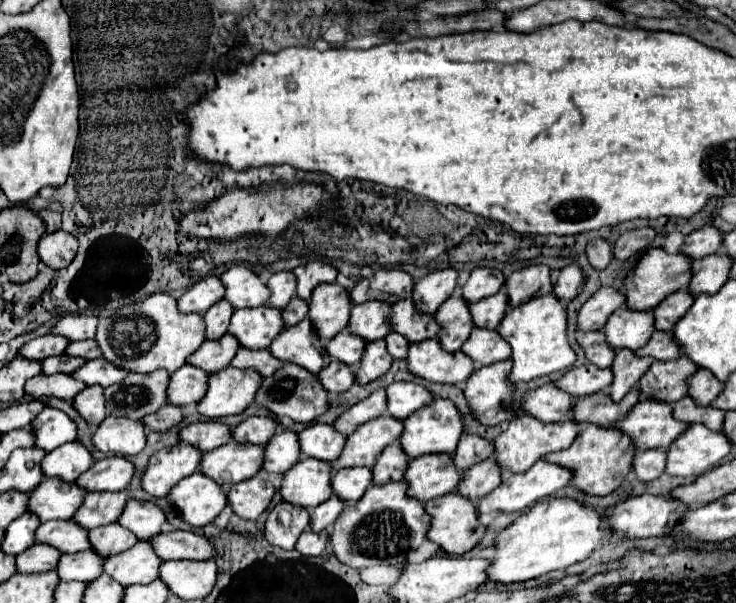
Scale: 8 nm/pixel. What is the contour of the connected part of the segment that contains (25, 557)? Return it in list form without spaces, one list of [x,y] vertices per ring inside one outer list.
[[[35,543],[33,547],[25,549],[23,553],[19,553],[15,557],[15,563],[17,563],[17,573],[23,573],[23,575],[39,575],[39,573],[45,573],[53,567],[57,567],[57,559],[61,557],[61,553],[49,545],[41,545],[41,543]]]

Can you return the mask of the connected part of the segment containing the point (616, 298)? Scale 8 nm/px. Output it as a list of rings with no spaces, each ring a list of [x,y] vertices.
[[[603,287],[589,297],[577,313],[577,331],[601,331],[607,317],[625,303],[625,295],[617,289]]]

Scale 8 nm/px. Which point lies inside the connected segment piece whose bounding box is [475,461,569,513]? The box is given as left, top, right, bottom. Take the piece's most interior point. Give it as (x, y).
(519, 491)

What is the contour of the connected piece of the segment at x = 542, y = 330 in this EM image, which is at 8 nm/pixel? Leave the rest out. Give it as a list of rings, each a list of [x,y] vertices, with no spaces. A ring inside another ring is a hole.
[[[553,293],[531,299],[521,307],[507,309],[505,317],[497,327],[497,333],[513,349],[511,353],[513,369],[507,375],[507,381],[513,385],[523,381],[527,383],[535,377],[543,377],[555,371],[565,371],[575,363],[575,351],[567,341],[567,309],[565,309],[565,303],[559,301]]]

